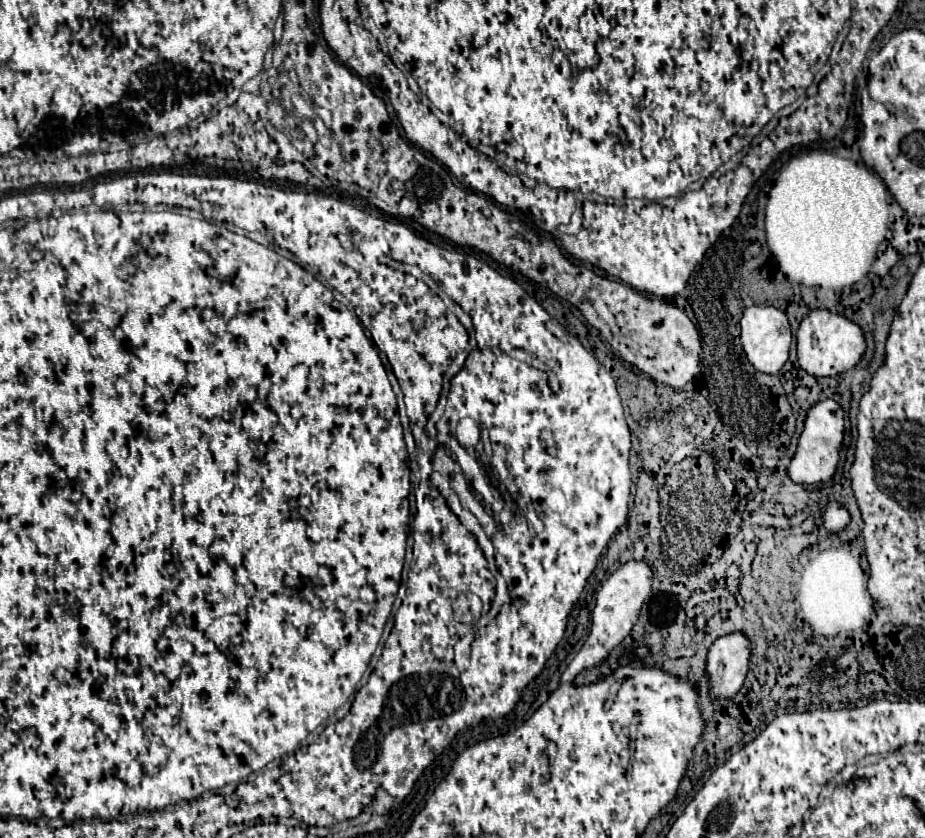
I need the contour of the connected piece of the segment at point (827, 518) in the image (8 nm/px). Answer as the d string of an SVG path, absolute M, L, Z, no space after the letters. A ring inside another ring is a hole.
M836 502L828 504L828 508L824 512L824 524L830 532L840 532L848 524L848 520L850 520L850 515L846 508L838 506Z

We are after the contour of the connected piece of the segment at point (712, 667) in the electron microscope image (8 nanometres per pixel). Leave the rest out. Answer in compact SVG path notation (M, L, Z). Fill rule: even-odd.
M728 634L718 638L706 658L706 678L710 698L734 698L744 684L750 660L750 640L740 634Z

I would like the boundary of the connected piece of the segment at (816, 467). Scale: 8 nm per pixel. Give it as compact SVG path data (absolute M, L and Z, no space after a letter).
M822 400L818 402L810 412L804 422L804 432L800 436L798 452L790 462L788 474L794 482L798 484L818 484L818 482L828 482L836 474L838 458L840 458L840 448L844 440L844 410L838 402L834 400Z

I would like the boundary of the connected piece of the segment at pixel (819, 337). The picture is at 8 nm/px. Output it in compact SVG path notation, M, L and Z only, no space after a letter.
M812 310L800 322L796 338L798 338L798 362L808 374L816 378L838 376L852 370L862 360L868 348L866 336L858 324L828 310Z

